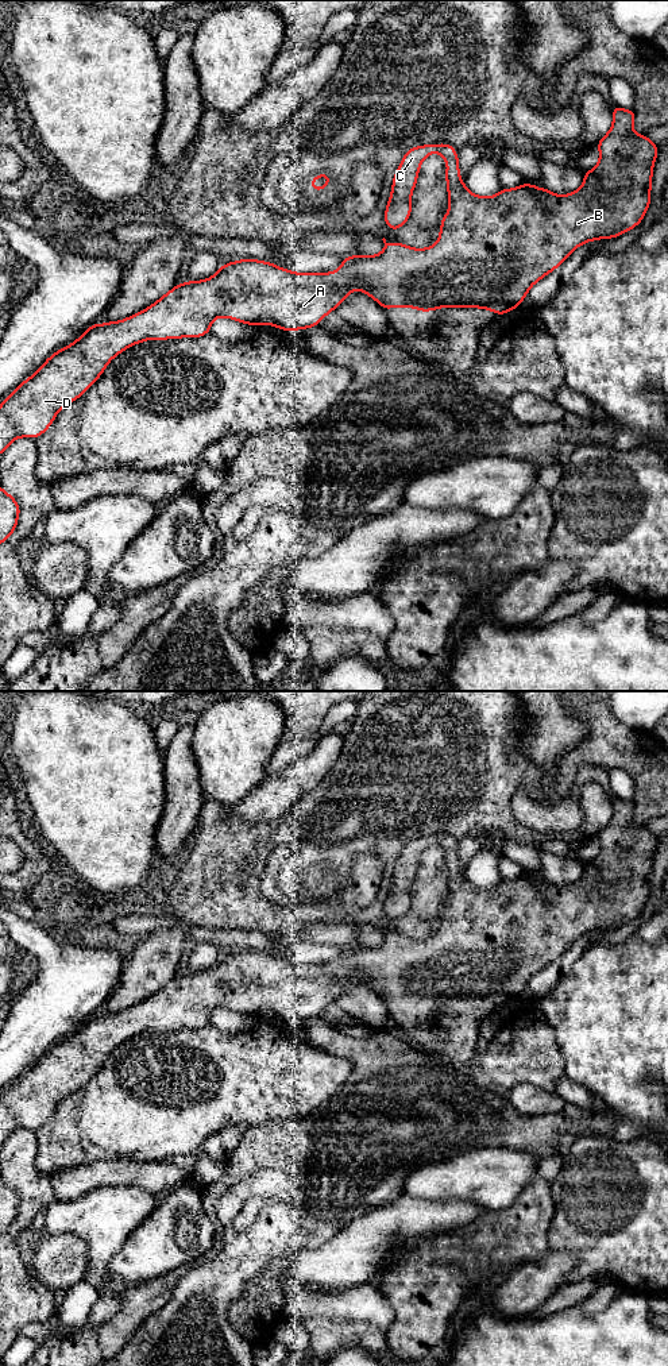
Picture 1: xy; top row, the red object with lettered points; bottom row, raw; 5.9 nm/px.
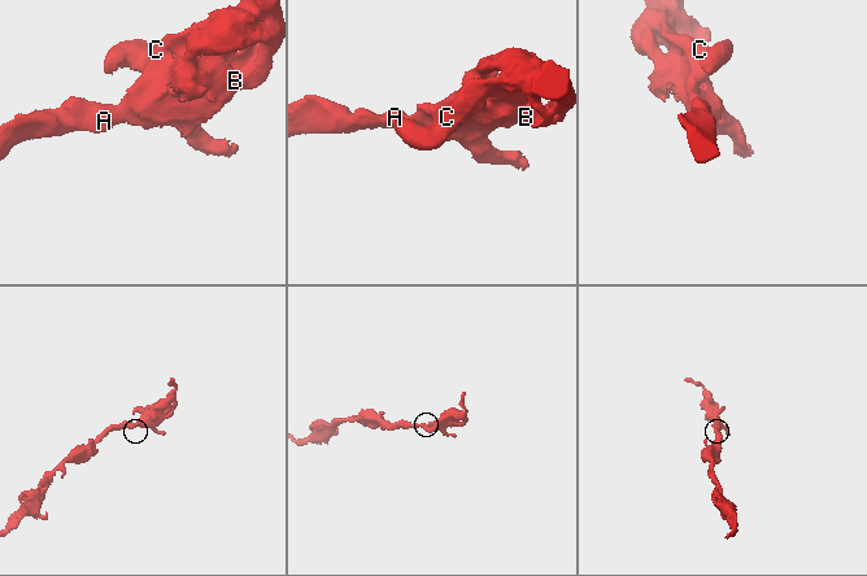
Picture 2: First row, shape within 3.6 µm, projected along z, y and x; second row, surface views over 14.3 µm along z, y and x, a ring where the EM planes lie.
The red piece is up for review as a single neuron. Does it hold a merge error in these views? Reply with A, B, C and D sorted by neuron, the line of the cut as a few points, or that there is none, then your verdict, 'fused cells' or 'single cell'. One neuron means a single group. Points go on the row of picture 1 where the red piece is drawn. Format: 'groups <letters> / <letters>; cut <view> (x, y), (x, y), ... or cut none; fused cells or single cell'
groups A B C D; cut none; single cell

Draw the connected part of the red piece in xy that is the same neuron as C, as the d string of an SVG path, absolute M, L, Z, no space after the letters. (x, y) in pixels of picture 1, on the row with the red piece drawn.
M611 105L613 126L598 140L599 163L584 171L583 185L569 194L555 194L547 188L522 182L516 189L501 188L491 197L476 196L463 184L456 148L447 143L422 144L409 148L394 173L391 193L383 220L391 232L402 227L412 213L412 192L416 188L420 166L432 153L440 154L447 162L445 181L449 209L440 223L440 236L428 248L412 248L403 243L387 243L383 238L383 251L379 255L352 255L343 258L340 269L331 273L294 273L271 262L243 258L224 263L215 275L204 281L189 281L175 285L157 302L144 310L120 321L107 324L93 323L78 339L58 350L30 378L23 381L0 404L0 455L18 437L36 439L54 422L57 413L80 398L104 373L108 363L131 346L151 339L167 340L181 337L201 337L211 332L212 321L227 317L246 325L274 325L281 331L308 329L320 321L339 304L345 301L351 290L359 290L375 300L383 310L395 306L413 308L429 315L432 309L479 308L490 309L499 317L520 308L529 289L551 271L556 270L579 246L598 240L613 239L637 227L652 200L650 186L653 165L659 147L646 136L633 132L634 109Z

